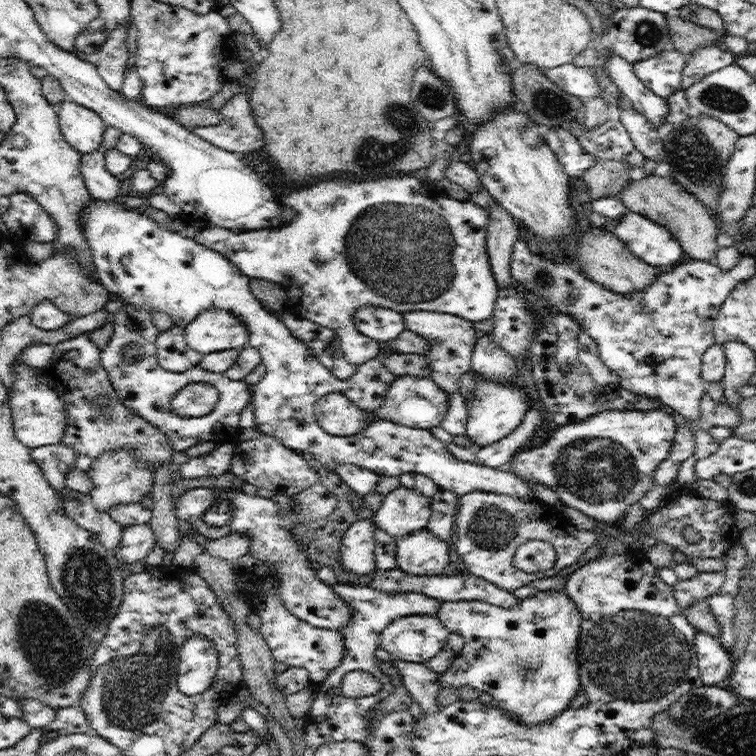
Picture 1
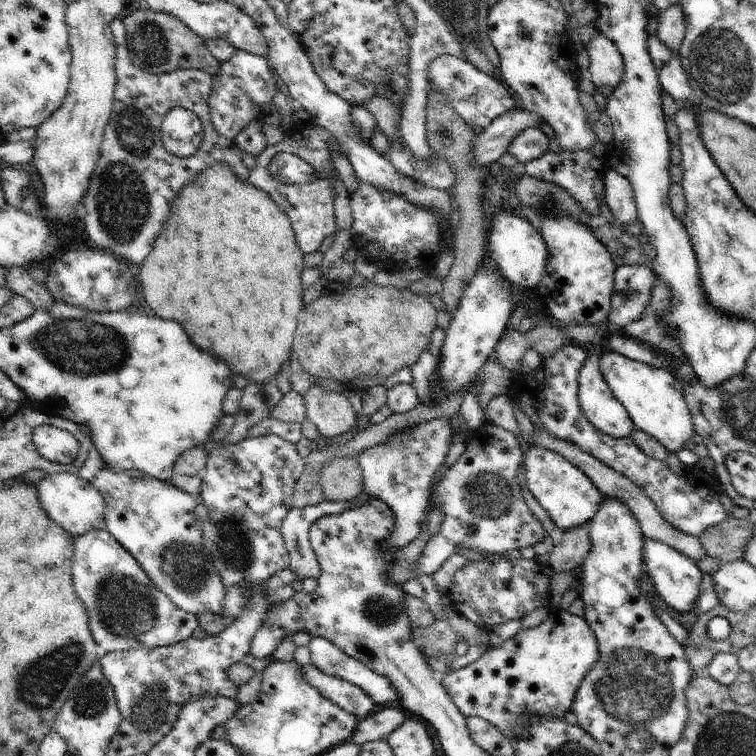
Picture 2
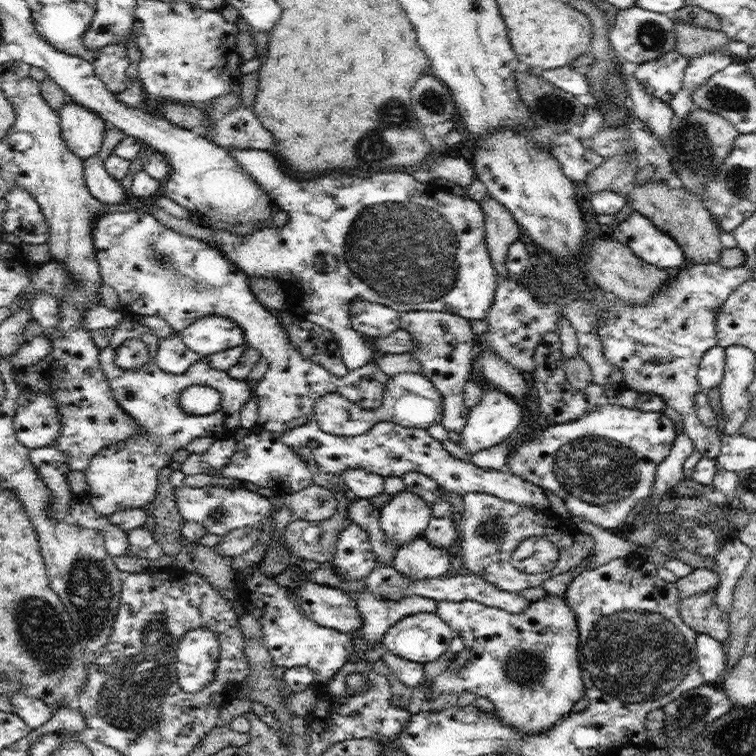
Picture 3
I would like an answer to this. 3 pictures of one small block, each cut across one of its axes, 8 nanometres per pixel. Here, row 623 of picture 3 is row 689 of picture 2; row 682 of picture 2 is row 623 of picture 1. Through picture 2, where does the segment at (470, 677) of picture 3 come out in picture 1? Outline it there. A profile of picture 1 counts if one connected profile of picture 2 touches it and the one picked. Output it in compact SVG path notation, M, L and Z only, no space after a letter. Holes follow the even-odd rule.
M543 588L536 595L520 600L518 607L512 609L476 600L442 601L437 616L446 629L464 639L464 649L456 654L452 666L442 673L441 687L452 685L460 689L470 685L479 693L487 692L499 708L525 726L536 726L558 716L582 689L578 662L582 614L563 590L556 592Z

